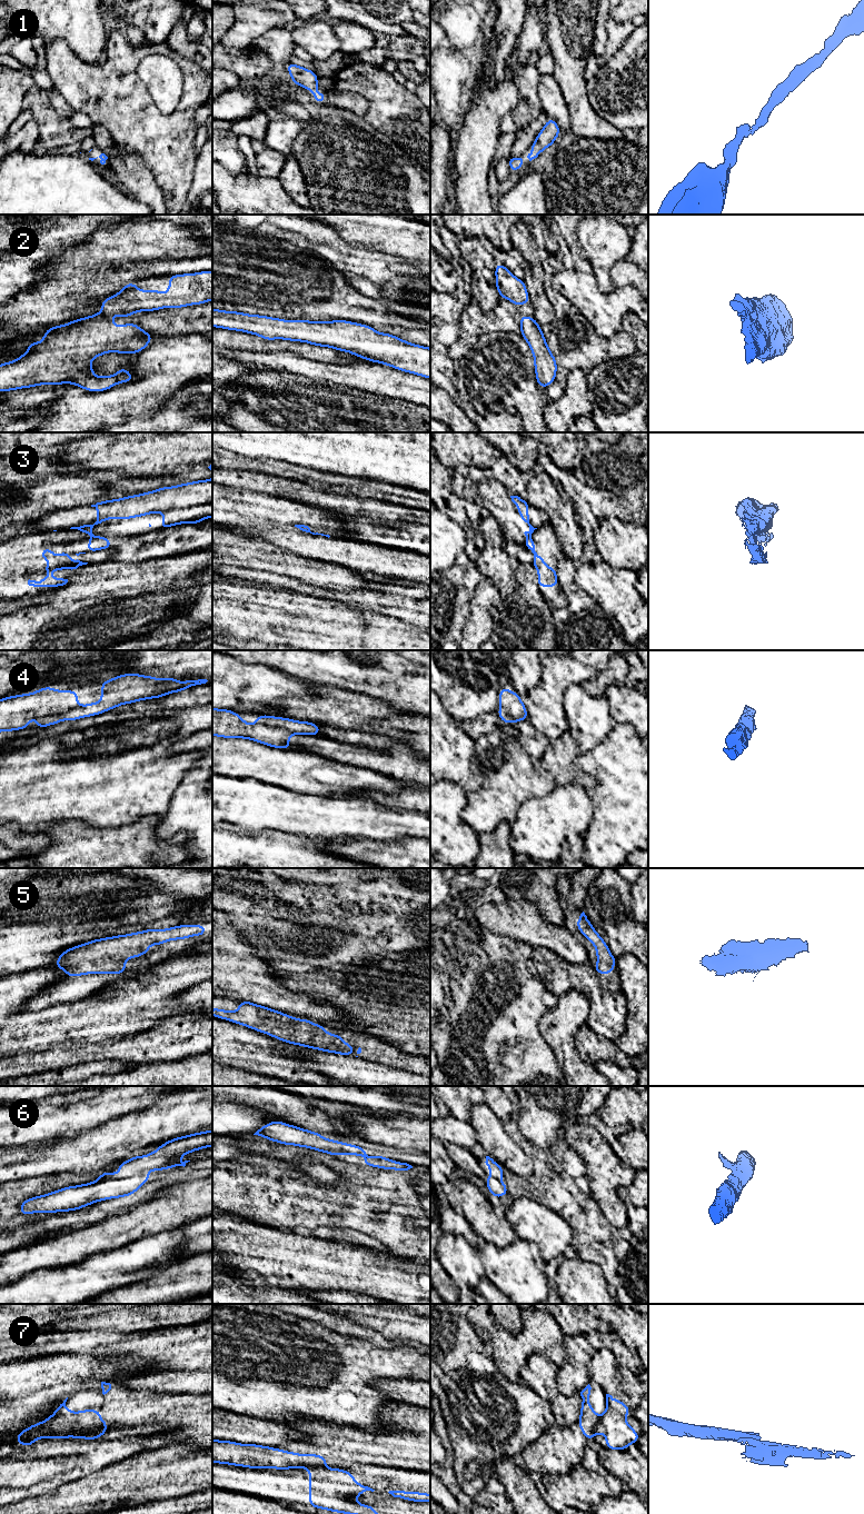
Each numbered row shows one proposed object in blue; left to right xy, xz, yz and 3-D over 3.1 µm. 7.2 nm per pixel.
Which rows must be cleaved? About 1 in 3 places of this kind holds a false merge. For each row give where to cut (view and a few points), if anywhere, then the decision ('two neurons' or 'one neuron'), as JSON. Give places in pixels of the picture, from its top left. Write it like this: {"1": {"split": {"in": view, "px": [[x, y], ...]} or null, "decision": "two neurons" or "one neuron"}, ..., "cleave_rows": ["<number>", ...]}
{"1": {"split": null, "decision": "one neuron"}, "2": {"split": null, "decision": "one neuron"}, "3": {"split": {"in": "yz", "px": [[529, 536], [526, 539]]}, "decision": "two neurons"}, "4": {"split": null, "decision": "one neuron"}, "5": {"split": null, "decision": "one neuron"}, "6": {"split": null, "decision": "one neuron"}, "7": {"split": {"in": "yz", "px": [[599, 1417], [593, 1433]]}, "decision": "two neurons"}, "cleave_rows": ["3", "7"]}

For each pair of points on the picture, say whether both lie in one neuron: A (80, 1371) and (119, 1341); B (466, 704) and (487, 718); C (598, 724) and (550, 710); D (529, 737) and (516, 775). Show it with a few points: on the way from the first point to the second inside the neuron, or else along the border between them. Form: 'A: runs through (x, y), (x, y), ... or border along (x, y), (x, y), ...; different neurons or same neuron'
A: border along (123, 1354), (73, 1355); different neurons
B: border along (495, 711), (483, 711), (477, 716); different neurons
C: border along (565, 689), (563, 706), (568, 729); different neurons
D: border along (516, 738), (532, 758); different neurons

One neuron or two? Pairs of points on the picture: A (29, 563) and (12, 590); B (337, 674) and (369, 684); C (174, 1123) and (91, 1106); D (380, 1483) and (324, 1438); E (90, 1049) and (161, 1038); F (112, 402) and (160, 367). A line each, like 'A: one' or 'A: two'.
A: one
B: one
C: two
D: two
E: one
F: one

